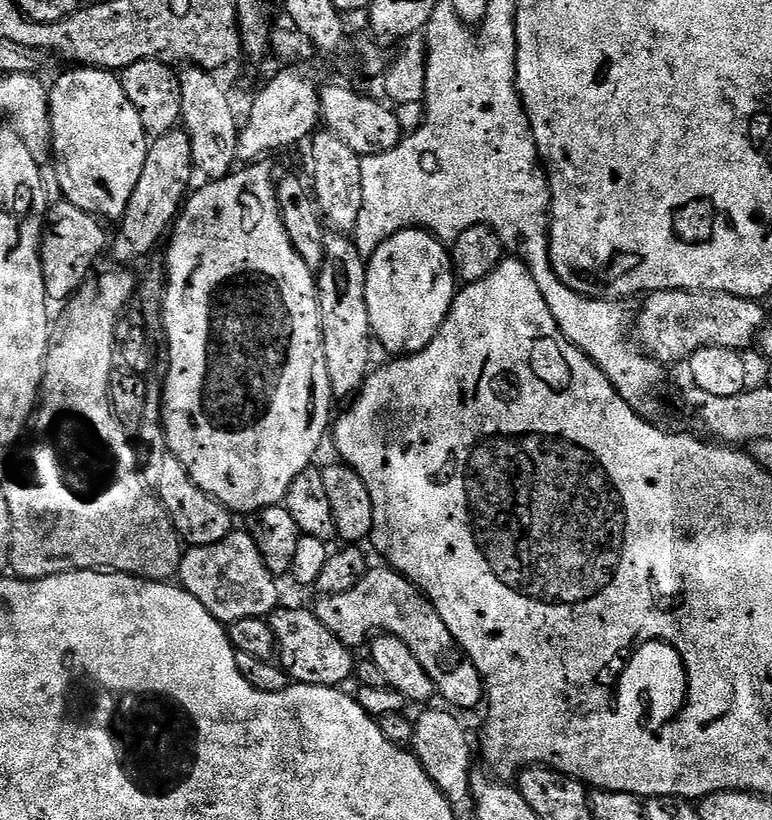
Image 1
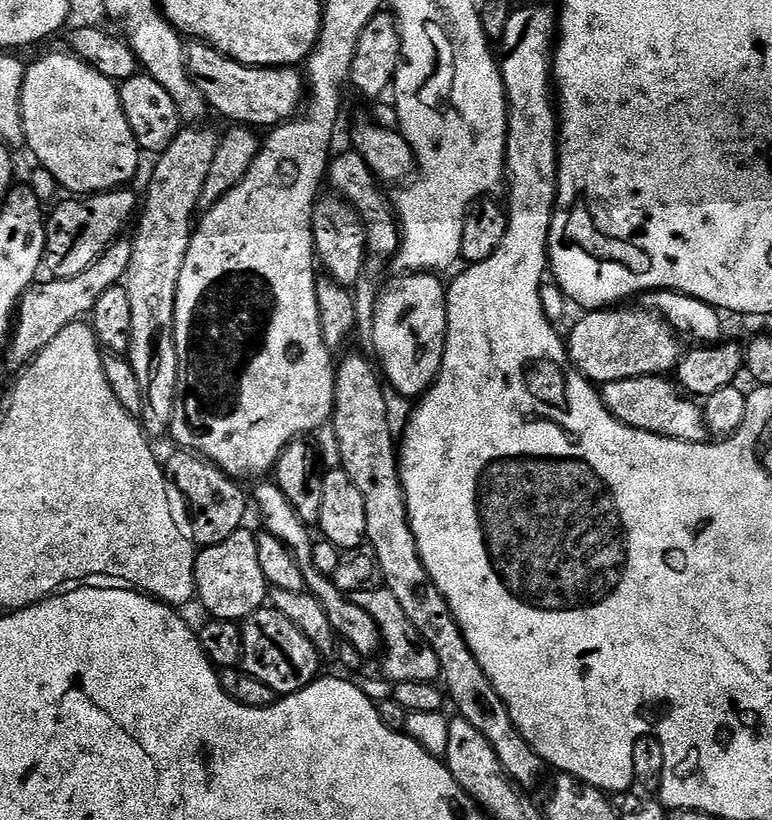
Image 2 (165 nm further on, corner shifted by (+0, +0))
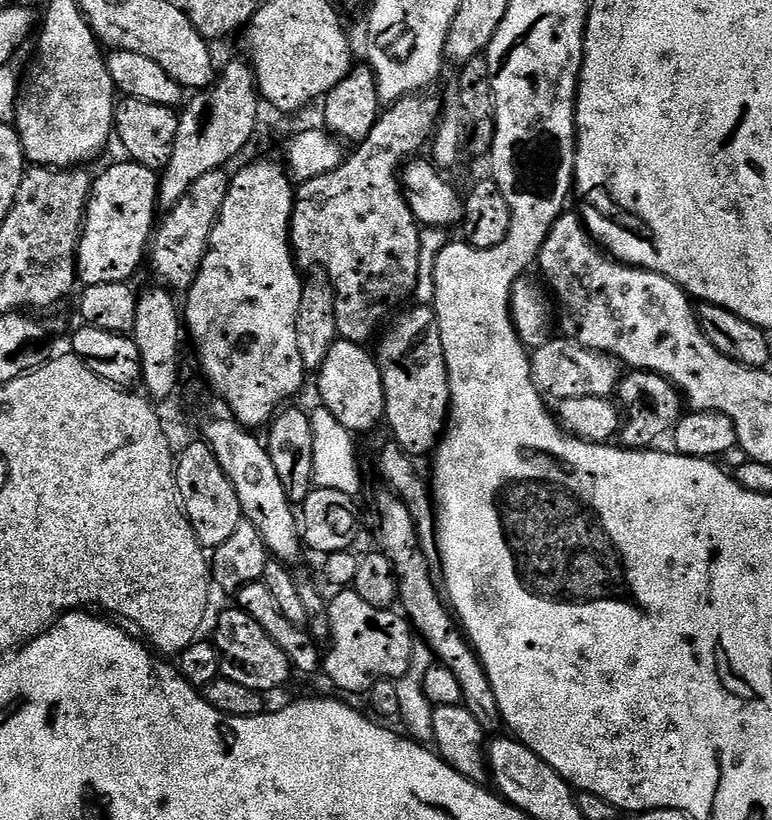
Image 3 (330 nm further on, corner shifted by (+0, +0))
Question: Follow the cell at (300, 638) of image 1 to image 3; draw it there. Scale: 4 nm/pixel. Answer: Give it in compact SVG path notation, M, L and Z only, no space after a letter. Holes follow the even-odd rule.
M239 606L228 608L216 620L216 636L214 643L220 655L220 675L230 678L230 682L238 682L241 686L250 686L250 690L271 694L280 688L291 676L294 669L290 658L286 658L286 650L250 618Z

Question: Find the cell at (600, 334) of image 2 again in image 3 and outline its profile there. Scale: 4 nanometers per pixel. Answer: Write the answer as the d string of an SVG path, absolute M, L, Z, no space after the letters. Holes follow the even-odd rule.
M551 338L531 353L532 377L545 397L559 402L566 398L586 398L587 396L611 397L620 387L622 364L614 356L594 352L578 342L567 338Z

